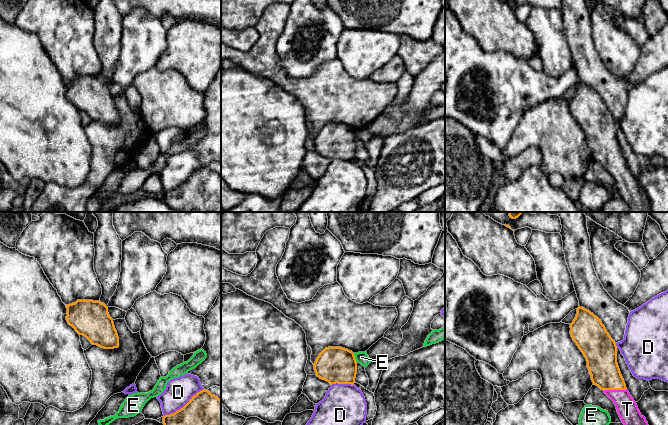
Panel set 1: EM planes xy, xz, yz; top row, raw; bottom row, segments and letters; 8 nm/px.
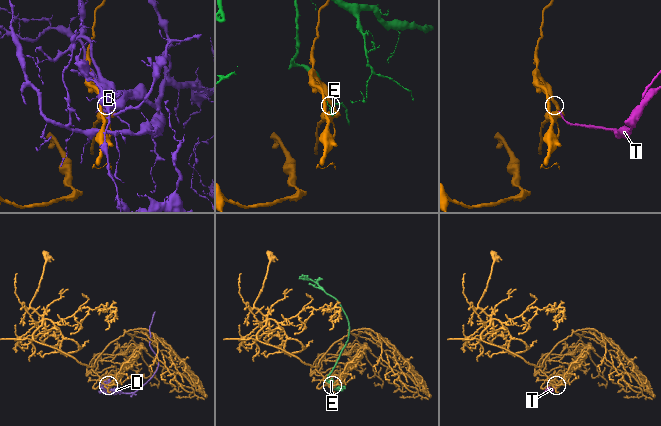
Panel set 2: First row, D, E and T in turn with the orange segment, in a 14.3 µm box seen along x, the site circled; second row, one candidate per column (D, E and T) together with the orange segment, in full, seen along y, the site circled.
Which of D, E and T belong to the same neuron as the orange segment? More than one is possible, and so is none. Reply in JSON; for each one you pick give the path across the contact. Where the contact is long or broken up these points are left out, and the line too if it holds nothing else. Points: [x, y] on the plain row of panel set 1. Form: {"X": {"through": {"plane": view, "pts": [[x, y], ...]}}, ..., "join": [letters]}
{"T": {"through": {"plane": "yz", "pts": [[602, 140], [614, 165], [623, 176], [627, 185]]}}, "join": ["T"]}

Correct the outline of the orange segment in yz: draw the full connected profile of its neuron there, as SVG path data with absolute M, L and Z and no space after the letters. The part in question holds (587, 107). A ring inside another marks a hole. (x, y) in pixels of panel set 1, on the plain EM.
M578 83L577 90L570 100L570 110L573 117L583 129L587 137L587 144L591 151L593 161L598 162L614 178L622 199L630 206L632 212L651 212L650 203L646 194L641 191L638 182L621 151L617 139L617 122L607 108L601 96L589 86Z

